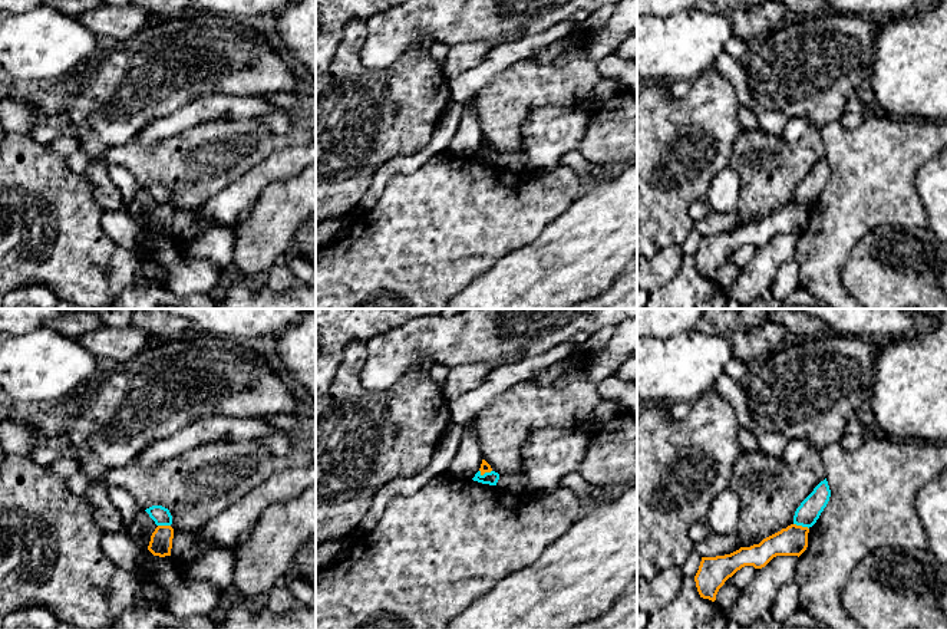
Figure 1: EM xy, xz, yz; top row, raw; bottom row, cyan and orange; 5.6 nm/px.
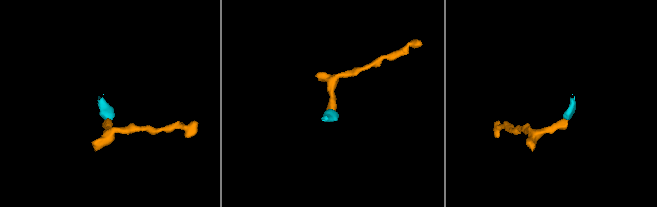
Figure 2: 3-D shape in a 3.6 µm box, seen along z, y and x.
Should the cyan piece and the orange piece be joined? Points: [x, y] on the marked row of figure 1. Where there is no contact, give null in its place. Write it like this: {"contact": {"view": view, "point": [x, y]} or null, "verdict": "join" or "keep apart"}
{"contact": {"view": "yz", "point": [801, 524]}, "verdict": "keep apart"}

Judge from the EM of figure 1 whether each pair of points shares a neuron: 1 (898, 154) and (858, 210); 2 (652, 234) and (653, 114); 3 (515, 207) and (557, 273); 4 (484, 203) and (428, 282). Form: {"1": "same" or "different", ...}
{"1": "same", "2": "same", "3": "different", "4": "same"}

